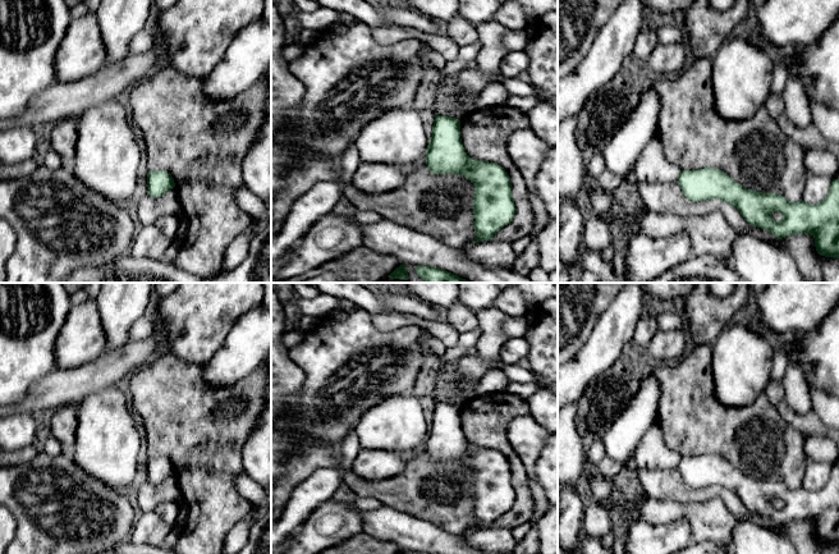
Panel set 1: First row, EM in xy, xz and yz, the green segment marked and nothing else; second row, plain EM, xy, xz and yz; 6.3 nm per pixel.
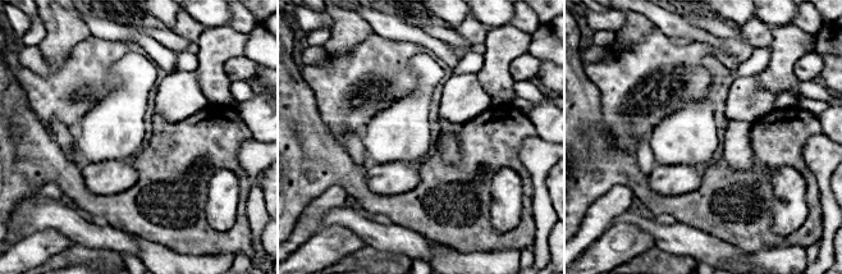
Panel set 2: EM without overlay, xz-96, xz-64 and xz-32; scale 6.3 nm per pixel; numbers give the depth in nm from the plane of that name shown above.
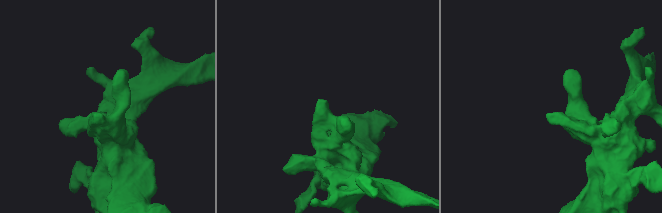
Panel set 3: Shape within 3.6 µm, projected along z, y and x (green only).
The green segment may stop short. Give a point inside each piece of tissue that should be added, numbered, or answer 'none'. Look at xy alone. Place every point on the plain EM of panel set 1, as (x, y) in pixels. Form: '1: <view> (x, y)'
none

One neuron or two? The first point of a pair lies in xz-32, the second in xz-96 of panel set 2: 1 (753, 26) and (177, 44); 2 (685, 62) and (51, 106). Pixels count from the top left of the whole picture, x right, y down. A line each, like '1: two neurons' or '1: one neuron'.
1: two neurons
2: one neuron

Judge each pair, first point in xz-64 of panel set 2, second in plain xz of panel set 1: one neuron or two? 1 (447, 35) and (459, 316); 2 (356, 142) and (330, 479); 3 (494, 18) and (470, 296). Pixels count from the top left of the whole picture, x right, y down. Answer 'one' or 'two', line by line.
1: two
2: one
3: one

